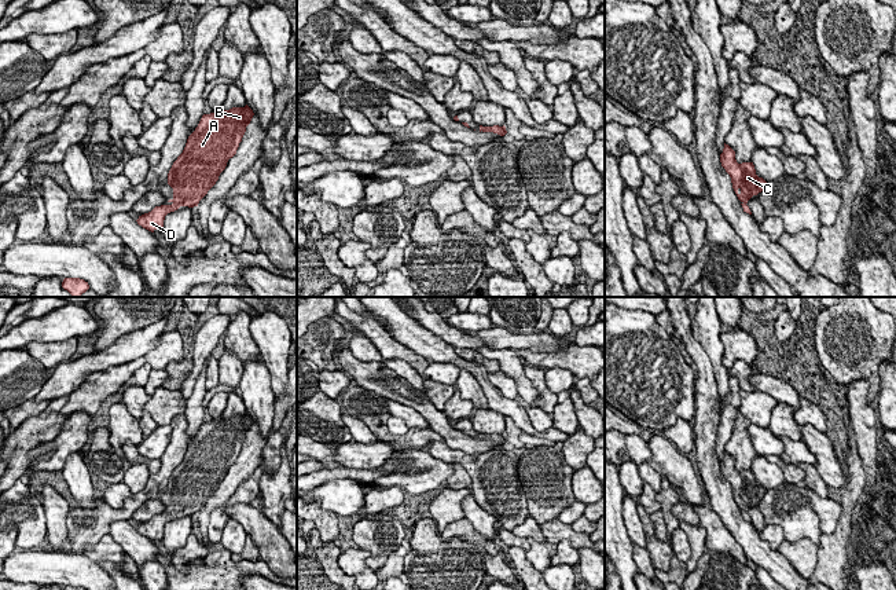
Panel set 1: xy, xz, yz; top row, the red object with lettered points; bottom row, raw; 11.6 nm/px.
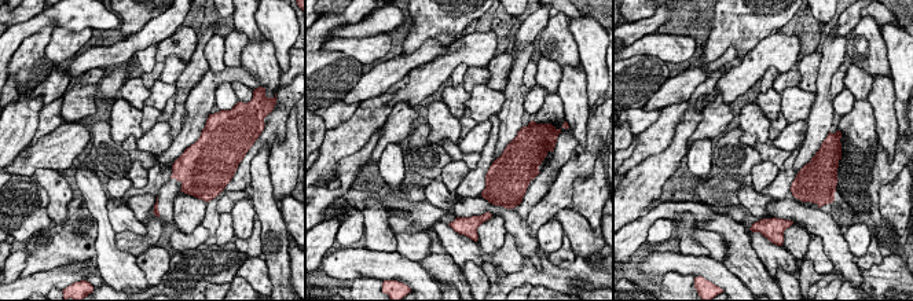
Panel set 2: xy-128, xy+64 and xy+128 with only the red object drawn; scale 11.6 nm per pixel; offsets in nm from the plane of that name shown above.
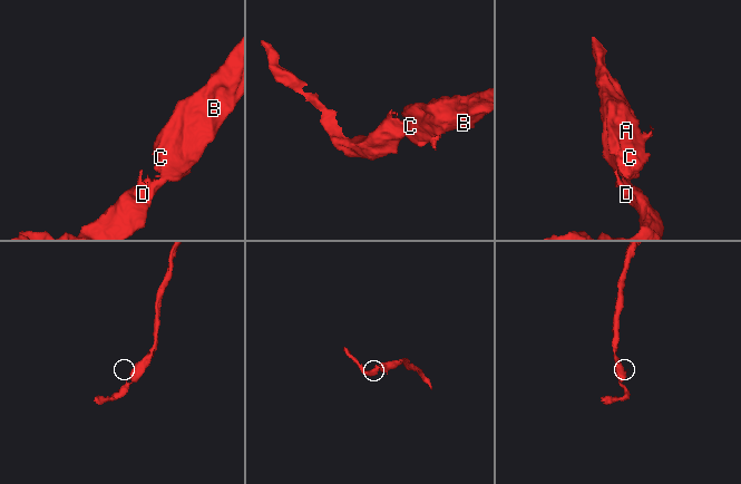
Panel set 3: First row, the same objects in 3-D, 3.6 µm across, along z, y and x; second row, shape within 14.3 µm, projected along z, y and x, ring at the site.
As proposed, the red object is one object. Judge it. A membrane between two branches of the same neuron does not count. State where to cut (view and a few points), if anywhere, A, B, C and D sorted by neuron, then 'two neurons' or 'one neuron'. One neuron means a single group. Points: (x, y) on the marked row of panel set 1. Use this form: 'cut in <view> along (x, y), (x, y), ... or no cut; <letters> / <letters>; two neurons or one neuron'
no cut; A B C D; one neuron

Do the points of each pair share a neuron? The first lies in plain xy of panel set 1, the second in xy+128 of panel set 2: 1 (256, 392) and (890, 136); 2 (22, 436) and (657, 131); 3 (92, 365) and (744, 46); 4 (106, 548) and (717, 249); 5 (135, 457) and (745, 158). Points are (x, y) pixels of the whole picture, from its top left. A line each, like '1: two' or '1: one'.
1: one
2: one
3: two
4: one
5: two

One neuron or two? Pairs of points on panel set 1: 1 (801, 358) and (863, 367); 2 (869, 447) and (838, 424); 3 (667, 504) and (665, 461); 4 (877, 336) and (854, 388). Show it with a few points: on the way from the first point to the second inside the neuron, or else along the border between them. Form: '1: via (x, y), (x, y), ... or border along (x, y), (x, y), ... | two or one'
1: border along (814, 336), (814, 347), (822, 366), (841, 384) | two
2: border along (847, 400), (851, 432) | two
3: border along (663, 473), (672, 486) | two
4: border along (845, 385), (866, 380), (871, 403) | two

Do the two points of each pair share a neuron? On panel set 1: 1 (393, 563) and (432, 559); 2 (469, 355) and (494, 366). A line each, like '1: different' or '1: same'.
1: different
2: same

